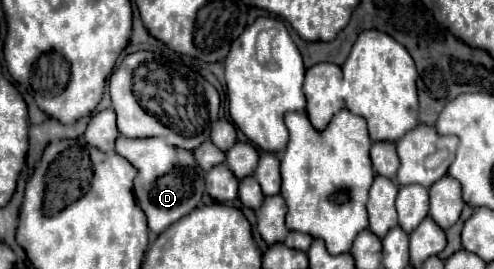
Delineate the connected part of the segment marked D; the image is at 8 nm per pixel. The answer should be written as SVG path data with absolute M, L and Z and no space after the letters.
M118 137L116 153L138 169L138 177L134 179L134 195L148 219L148 229L152 233L156 235L162 233L174 221L182 219L186 213L198 207L204 195L204 171L200 169L190 151L176 149L168 145L162 137L150 137L150 139Z

